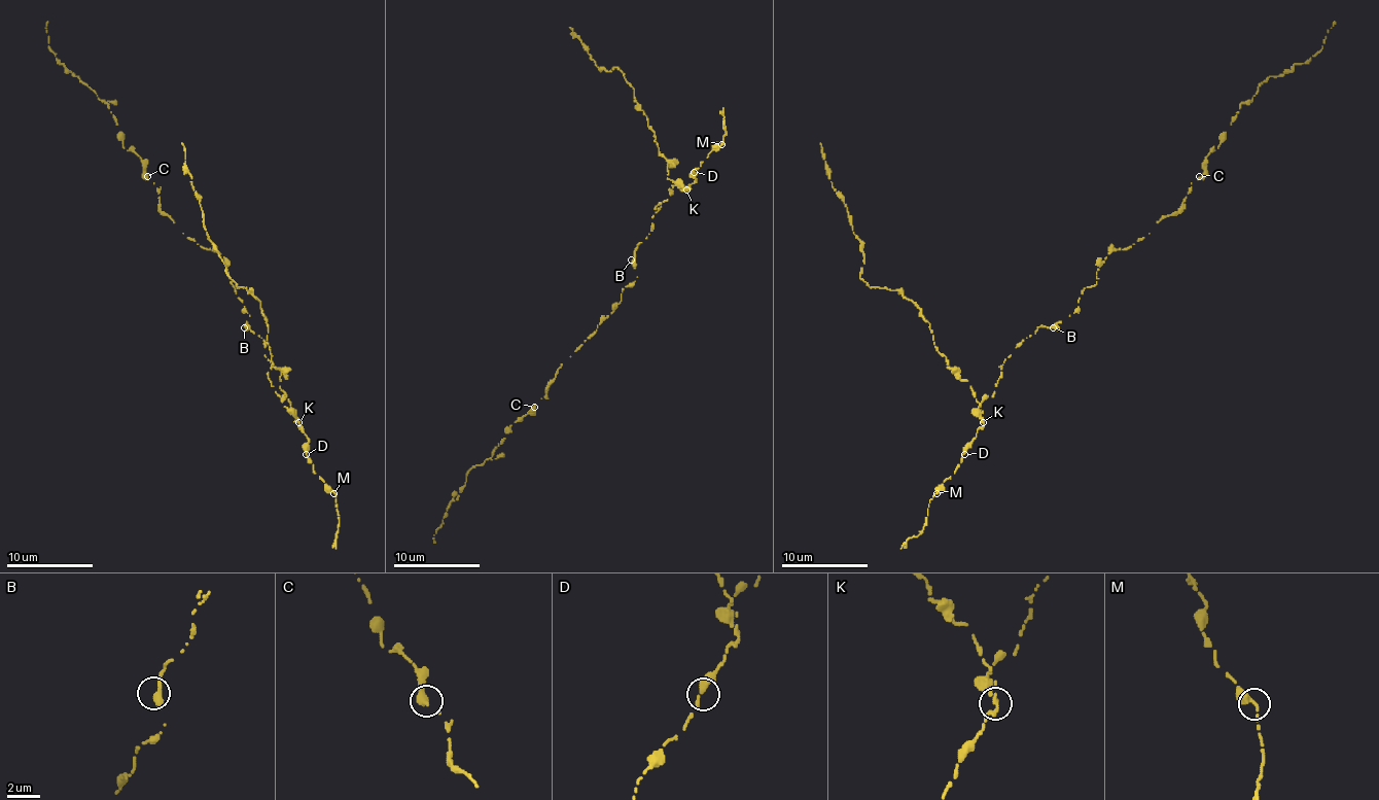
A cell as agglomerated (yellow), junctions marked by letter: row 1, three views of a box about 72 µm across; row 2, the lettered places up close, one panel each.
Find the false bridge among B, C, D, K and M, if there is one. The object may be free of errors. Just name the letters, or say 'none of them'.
K

